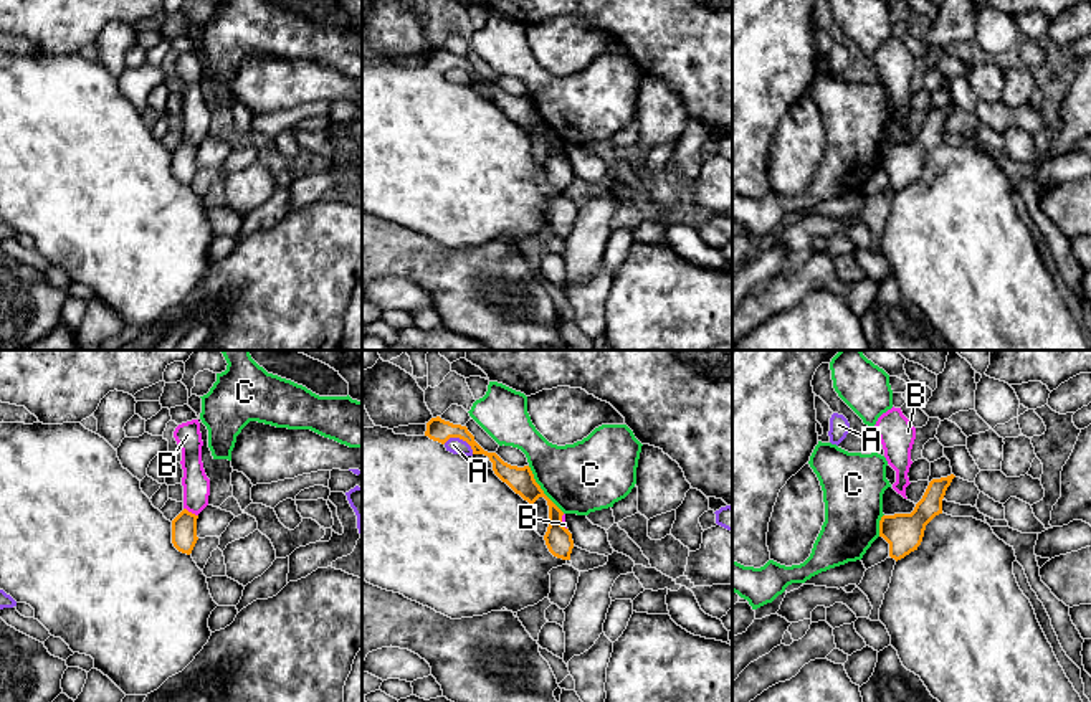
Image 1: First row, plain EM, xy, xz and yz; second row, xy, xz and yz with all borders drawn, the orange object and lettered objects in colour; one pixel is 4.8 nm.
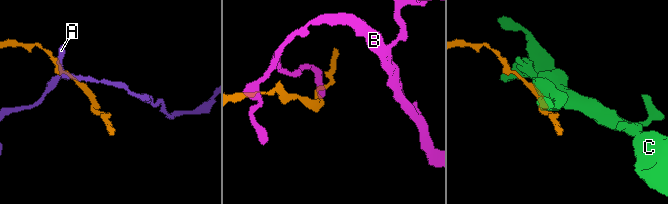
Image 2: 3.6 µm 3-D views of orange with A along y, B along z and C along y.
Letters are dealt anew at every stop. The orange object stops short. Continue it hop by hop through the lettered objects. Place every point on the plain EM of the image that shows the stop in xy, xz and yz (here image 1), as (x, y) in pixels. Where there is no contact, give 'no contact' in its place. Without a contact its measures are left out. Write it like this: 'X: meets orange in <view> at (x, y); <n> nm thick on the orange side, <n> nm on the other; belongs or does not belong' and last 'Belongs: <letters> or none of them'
A: meets orange in xz at (460, 68); 110 nm thick on the orange side, 80 nm on the other; does not belong
B: meets orange in xy at (190, 142); 130 nm thick on the orange side, 130 nm on the other; belongs
C: meets orange in xz at (541, 119); 130 nm thick on the orange side, 340 nm on the other; does not belong
Belongs: B

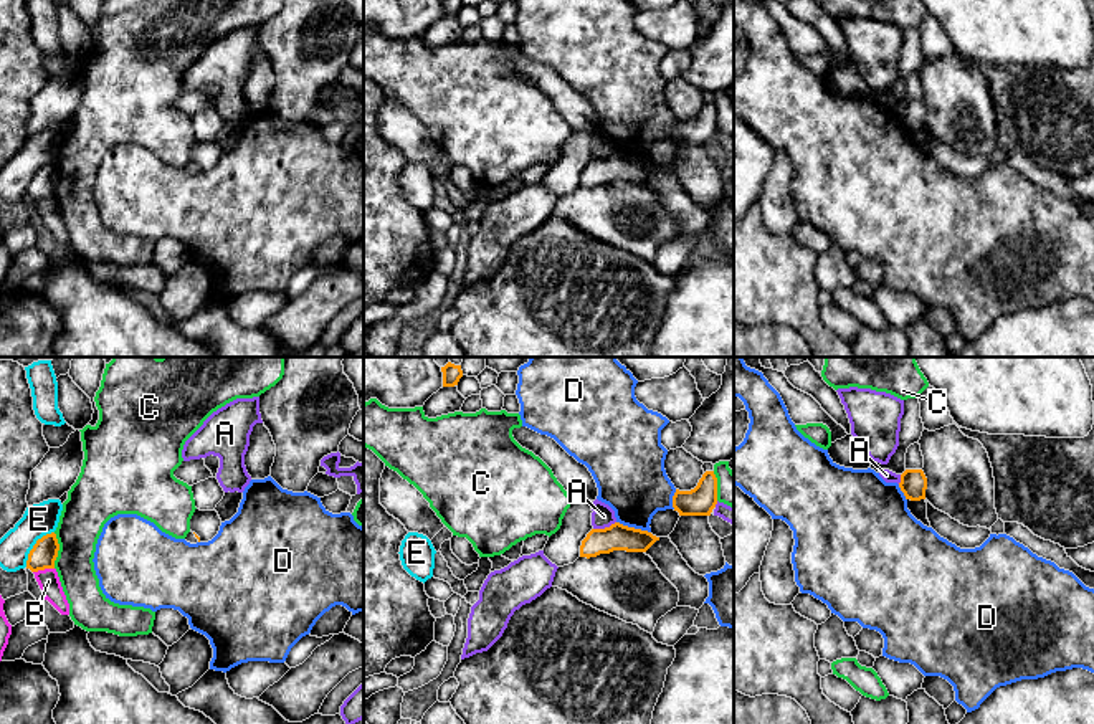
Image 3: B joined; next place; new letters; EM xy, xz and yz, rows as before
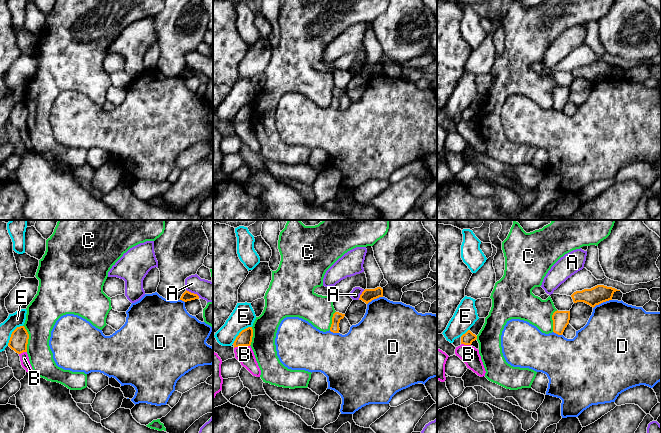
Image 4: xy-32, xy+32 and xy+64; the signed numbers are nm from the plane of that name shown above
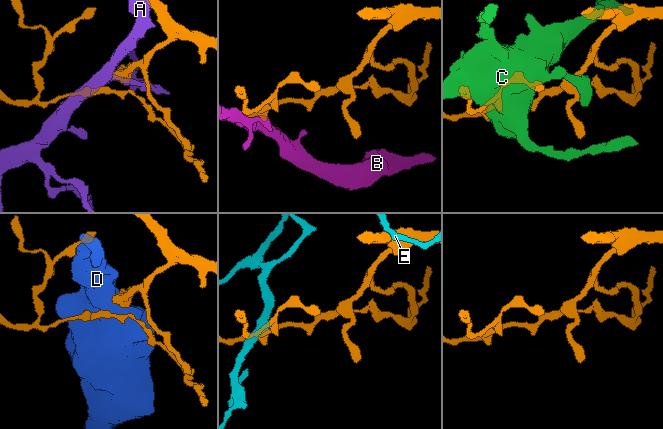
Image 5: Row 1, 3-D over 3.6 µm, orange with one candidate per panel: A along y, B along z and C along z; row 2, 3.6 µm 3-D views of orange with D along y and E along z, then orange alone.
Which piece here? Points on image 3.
A: meets orange in xz at (605, 157); 130 nm thick on the orange side, 110 nm on the other; does not belong
B: meets orange in xy at (43, 199); 130 nm thick on the orange side, 110 nm on the other; does not belong
C: meets orange in xy at (58, 179); 130 nm thick on the orange side, 220 nm on the other; does not belong
D: meets orange in xz at (633, 157); 130 nm thick on the orange side, 340 nm on the other; does not belong
E: meets orange in xy at (33, 176); 130 nm thick on the orange side, 160 nm on the other; does not belong
Belongs: none of them

